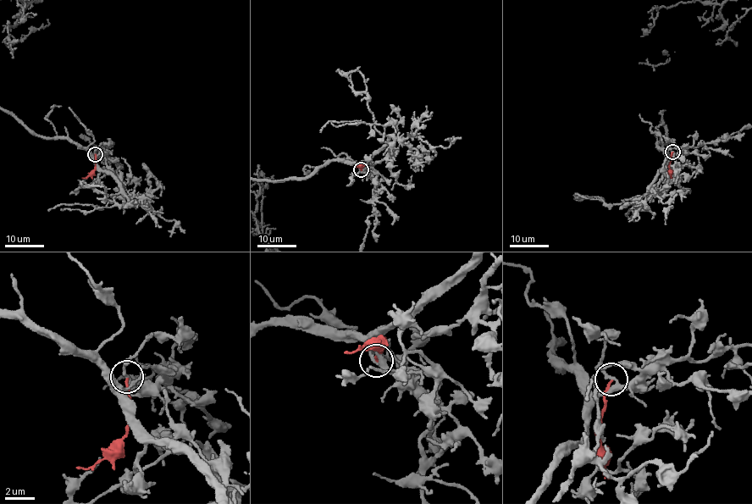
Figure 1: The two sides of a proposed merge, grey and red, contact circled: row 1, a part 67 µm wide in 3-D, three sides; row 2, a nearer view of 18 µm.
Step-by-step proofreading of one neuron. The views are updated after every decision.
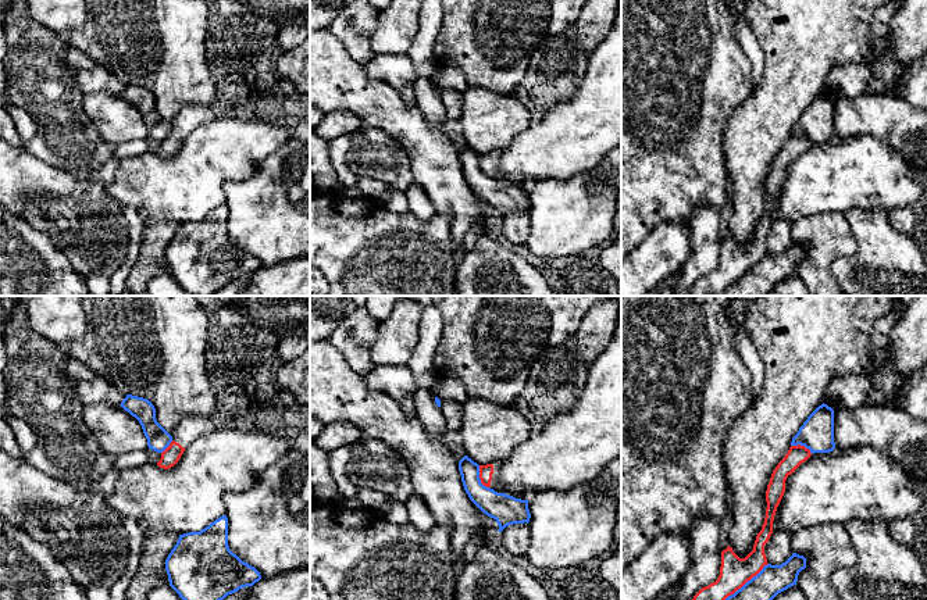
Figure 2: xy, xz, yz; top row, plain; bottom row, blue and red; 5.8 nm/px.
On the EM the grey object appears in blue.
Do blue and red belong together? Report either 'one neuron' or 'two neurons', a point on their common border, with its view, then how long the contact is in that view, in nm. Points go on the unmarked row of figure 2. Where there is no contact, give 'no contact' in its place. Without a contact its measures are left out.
two neurons | xz (478, 167) | 150 nm

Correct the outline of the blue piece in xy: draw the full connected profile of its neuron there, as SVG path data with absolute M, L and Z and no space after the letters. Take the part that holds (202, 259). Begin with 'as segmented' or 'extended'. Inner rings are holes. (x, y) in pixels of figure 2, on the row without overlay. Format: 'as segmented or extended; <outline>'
as segmented; M220 206L200 221L179 224L165 249L170 275L192 296L214 296L228 283L253 275L261 268L260 261L242 250L228 235L228 207Z

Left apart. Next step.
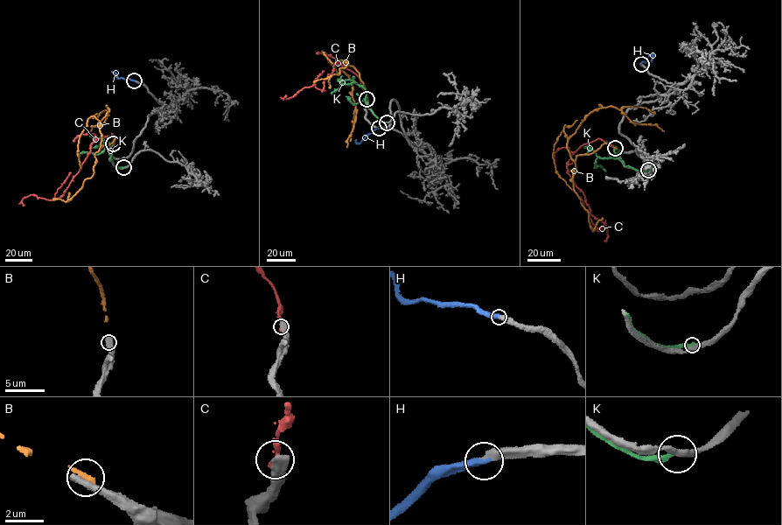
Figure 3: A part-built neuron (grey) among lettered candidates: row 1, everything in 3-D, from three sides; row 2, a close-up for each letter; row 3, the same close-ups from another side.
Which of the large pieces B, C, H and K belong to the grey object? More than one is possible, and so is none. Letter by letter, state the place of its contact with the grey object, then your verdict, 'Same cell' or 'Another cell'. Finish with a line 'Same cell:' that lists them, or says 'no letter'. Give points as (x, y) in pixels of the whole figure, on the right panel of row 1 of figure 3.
B: Touches grey at (615, 148). Another cell
C: Touches grey at (615, 148). Another cell
H: Touches grey at (641, 64). Same cell
K: Touches grey at (648, 170). Another cell
Same cell: H

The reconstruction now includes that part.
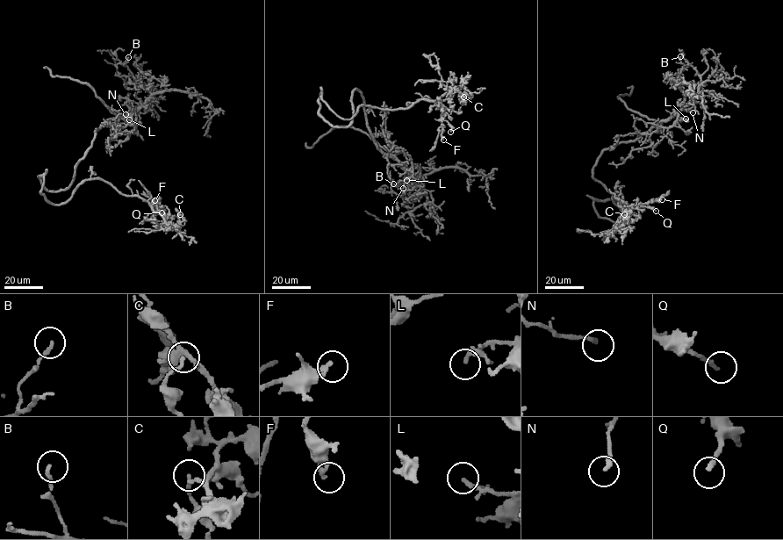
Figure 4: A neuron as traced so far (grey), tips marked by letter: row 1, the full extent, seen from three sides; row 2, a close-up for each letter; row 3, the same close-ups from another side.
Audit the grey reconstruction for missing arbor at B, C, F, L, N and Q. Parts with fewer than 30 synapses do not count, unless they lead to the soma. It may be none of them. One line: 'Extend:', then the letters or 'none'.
Extend: L

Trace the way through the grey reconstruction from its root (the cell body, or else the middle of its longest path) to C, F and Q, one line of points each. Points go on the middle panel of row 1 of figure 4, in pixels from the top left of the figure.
C: (354, 116), (334, 127), (319, 112), (320, 93), (350, 119), (360, 106), (405, 108), (450, 88), (463, 97)
F: (354, 116), (334, 127), (319, 112), (320, 93), (343, 118), (362, 105), (431, 100), (443, 140)
Q: (354, 116), (334, 127), (319, 112), (320, 93), (343, 118), (362, 105), (431, 100), (450, 132)

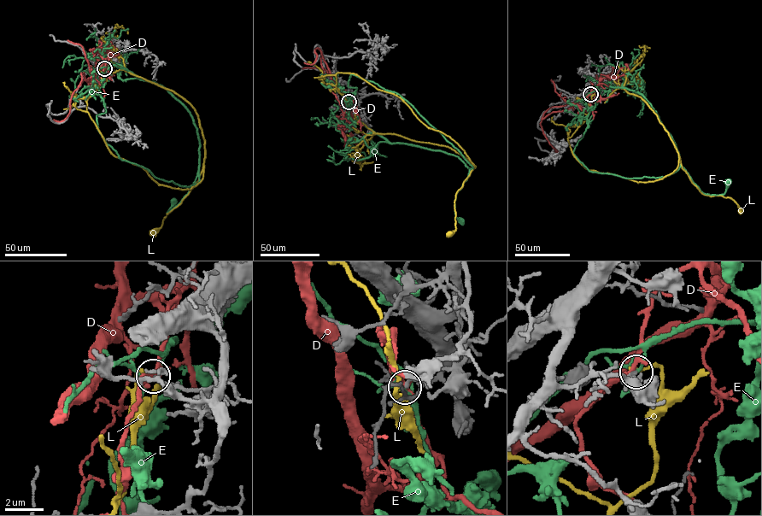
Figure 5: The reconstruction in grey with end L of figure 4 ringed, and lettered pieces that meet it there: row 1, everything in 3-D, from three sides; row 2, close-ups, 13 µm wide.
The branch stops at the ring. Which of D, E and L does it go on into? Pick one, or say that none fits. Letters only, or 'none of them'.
none of them

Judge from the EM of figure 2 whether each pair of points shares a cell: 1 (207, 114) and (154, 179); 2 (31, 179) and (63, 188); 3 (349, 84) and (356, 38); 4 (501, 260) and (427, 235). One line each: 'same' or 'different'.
1: different
2: same
3: different
4: different

